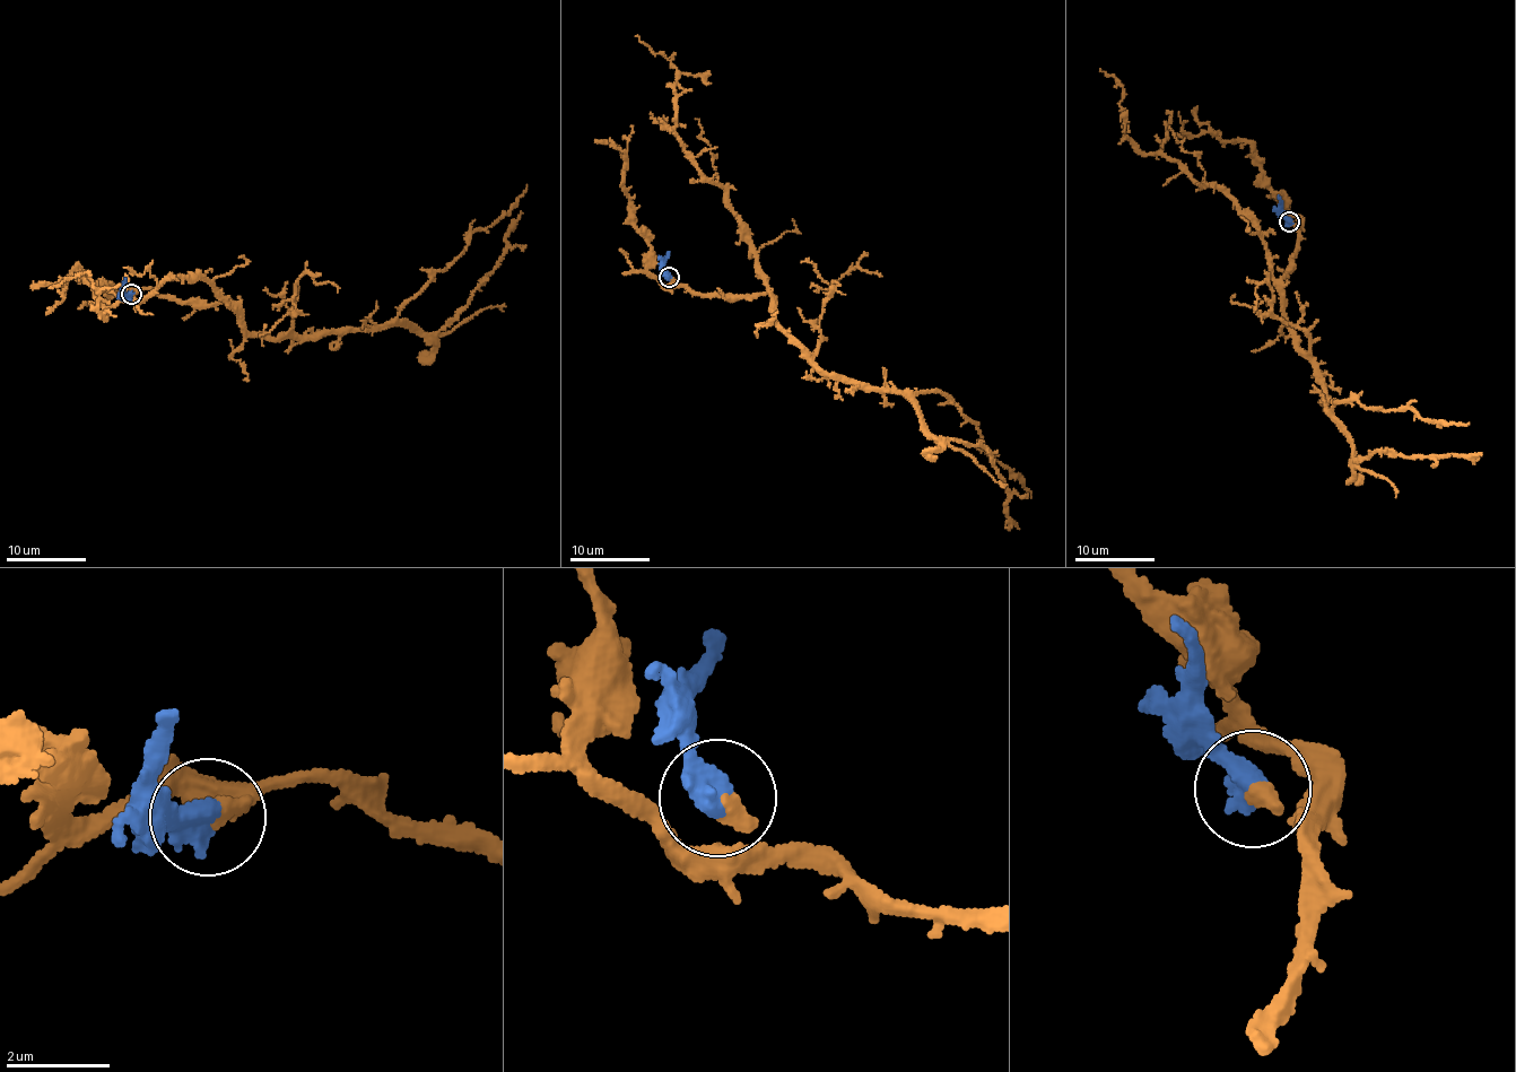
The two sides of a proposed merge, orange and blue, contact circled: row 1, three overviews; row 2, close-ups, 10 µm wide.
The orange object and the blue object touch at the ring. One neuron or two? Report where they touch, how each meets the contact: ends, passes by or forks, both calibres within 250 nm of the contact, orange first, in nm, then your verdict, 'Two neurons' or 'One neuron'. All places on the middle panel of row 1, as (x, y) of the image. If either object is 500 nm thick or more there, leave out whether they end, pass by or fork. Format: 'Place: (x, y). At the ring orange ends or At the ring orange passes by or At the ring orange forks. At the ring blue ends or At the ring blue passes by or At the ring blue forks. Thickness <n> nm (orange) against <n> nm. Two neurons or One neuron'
Place: (669, 277). Thickness 320 nm (orange) against 600 nm. One neuron

